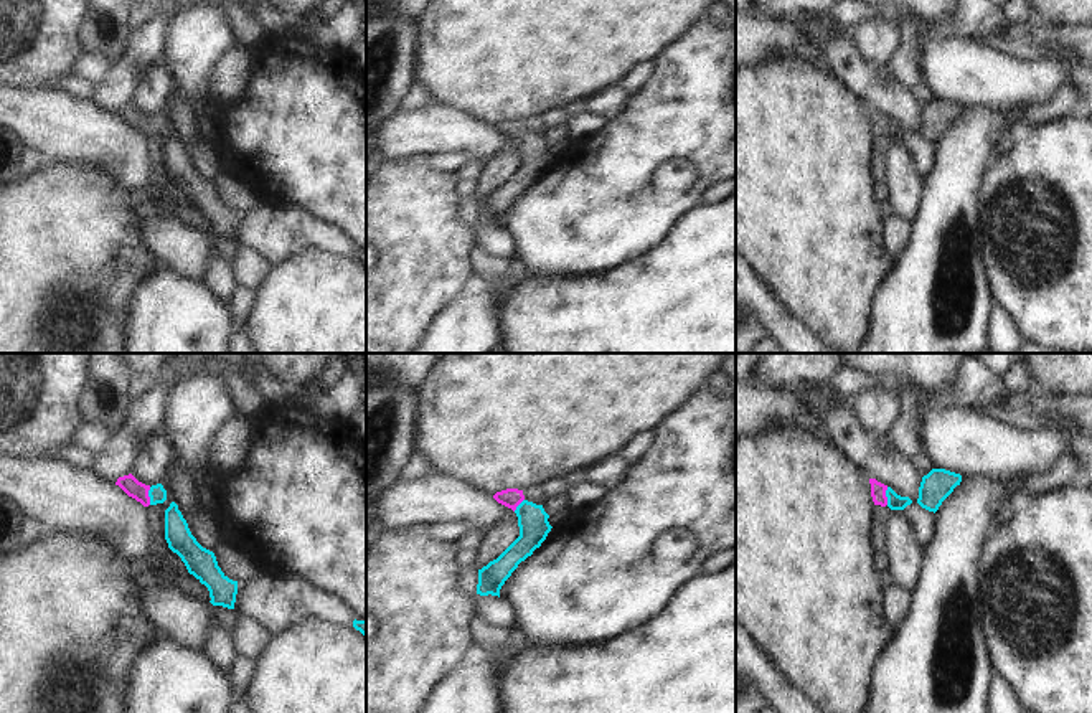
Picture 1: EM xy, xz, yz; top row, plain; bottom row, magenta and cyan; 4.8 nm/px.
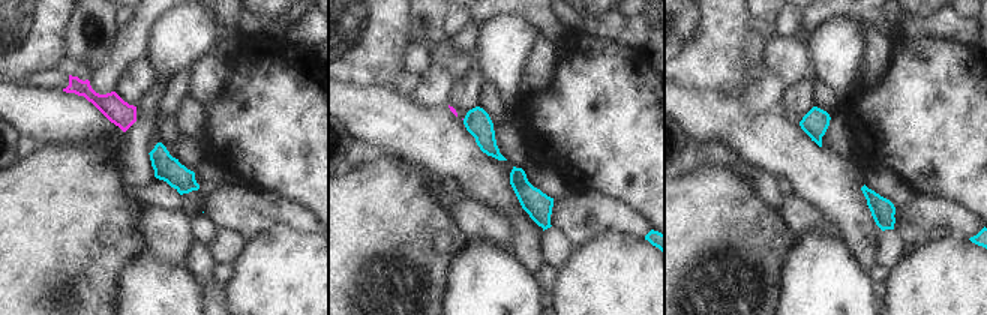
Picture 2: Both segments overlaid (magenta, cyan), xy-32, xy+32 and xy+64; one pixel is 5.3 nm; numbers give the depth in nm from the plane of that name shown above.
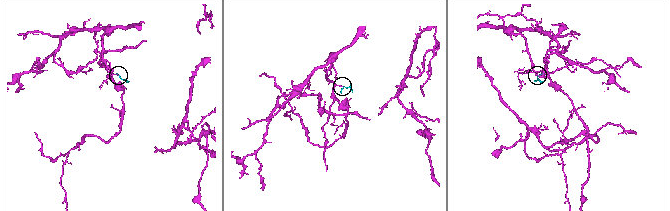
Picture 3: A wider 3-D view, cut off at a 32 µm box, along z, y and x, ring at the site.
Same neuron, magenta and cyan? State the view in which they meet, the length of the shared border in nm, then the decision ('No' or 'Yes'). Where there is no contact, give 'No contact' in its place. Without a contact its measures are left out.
Touches magenta in xy. Shared border 90 nm. Yes.

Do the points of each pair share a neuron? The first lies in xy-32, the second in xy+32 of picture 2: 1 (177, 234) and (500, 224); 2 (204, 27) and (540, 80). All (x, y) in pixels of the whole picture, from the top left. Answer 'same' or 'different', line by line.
1: same
2: different

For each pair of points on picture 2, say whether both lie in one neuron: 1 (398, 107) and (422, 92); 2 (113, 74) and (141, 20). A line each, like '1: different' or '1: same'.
1: different
2: same

